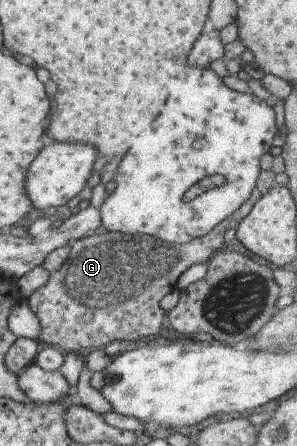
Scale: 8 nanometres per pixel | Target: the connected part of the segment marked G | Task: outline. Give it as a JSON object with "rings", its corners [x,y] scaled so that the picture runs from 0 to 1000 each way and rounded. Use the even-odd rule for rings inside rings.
{"rings":[[[882,381],[865,397],[835,448],[822,448],[781,480],[768,480],[758,493],[734,498],[704,525],[640,538],[633,545],[559,547],[532,534],[505,529],[438,529],[431,525],[394,527],[391,520],[327,516],[290,534],[256,538],[236,547],[226,583],[182,610],[168,612],[155,635],[108,655],[91,670],[91,686],[128,717],[135,731],[135,767],[155,776],[195,780],[212,791],[259,785],[296,785],[296,780],[350,780],[380,762],[465,765],[495,758],[502,751],[539,747],[549,713],[556,709],[542,670],[579,650],[596,637],[596,623],[640,601],[650,592],[700,590],[724,565],[751,558],[754,520],[788,511],[822,491],[822,484],[848,469],[848,462],[886,435],[916,422],[929,410],[926,390],[916,381]]]}

